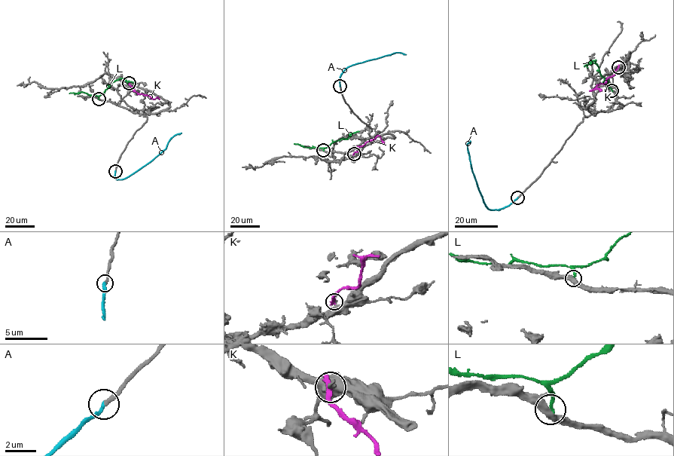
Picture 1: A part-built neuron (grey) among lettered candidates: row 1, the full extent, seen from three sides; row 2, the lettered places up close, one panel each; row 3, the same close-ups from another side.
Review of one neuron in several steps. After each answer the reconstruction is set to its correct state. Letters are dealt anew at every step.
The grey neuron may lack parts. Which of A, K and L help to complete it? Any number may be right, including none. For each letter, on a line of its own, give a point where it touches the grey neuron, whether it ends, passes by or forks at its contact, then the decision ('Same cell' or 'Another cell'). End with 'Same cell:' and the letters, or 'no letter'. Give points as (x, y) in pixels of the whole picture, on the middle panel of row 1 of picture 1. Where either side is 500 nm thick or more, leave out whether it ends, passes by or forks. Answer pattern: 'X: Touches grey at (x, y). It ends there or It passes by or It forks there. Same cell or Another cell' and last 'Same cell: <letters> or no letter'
A: Touches grey at (340, 86). It ends there. Same cell
K: Touches grey at (354, 154). It ends there. Another cell
L: Touches grey at (323, 150). It ends there. Another cell
Same cell: A

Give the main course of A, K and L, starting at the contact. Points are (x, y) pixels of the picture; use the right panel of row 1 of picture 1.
A: (517, 197), (498, 209), (489, 209), (486, 206), (472, 171), (467, 148), (470, 141)
K: (618, 67), (605, 81), (590, 91), (602, 90)
L: (611, 90), (599, 71), (596, 60), (584, 66)

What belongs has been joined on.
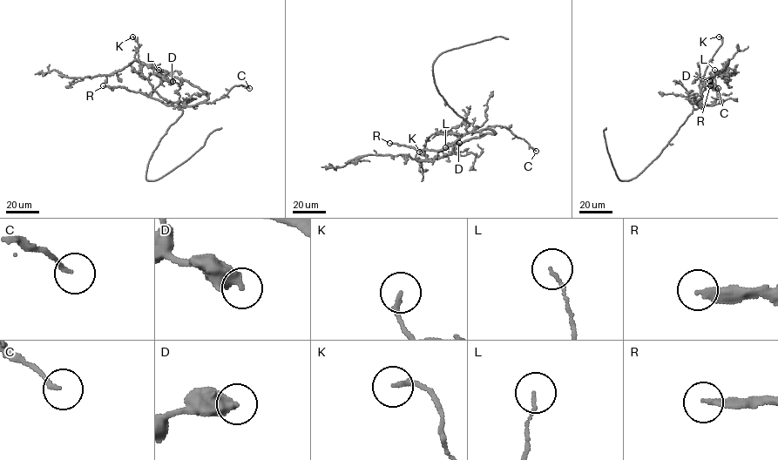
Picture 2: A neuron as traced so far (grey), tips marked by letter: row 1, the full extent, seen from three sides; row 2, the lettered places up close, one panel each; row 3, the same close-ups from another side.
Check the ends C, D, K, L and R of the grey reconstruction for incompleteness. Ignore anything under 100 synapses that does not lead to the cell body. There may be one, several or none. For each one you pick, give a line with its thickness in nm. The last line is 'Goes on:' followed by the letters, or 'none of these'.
R: calibre 280 nm
Goes on: R

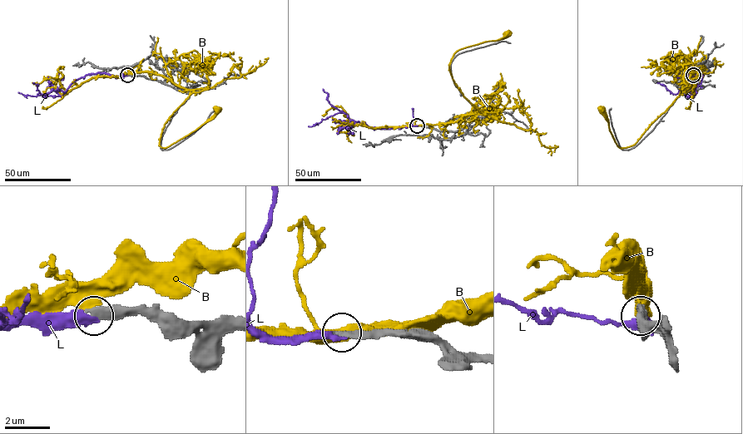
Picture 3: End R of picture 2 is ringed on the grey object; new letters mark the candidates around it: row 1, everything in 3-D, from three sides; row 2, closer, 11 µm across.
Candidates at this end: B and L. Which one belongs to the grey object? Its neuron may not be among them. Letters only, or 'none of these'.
L

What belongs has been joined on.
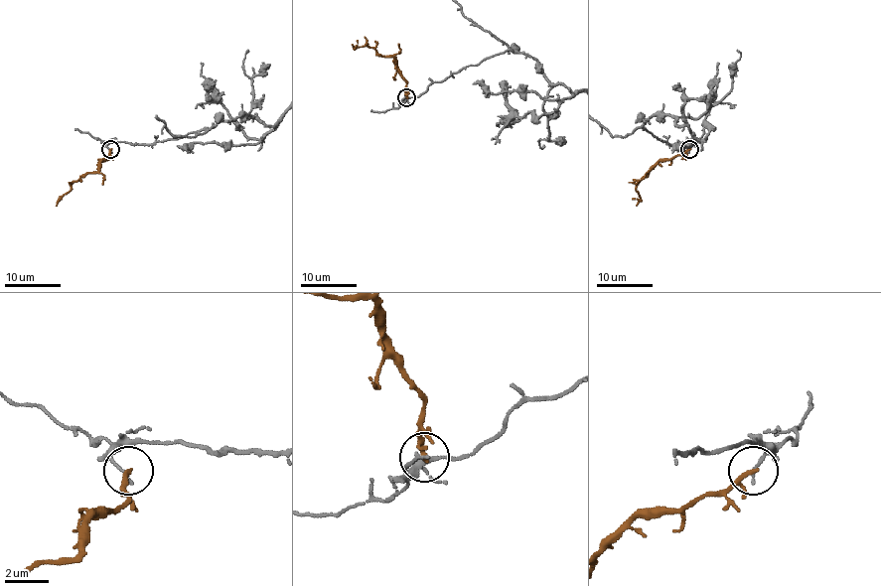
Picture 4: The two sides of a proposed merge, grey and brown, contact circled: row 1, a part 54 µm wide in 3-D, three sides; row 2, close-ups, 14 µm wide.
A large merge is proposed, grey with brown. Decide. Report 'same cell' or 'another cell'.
another cell

